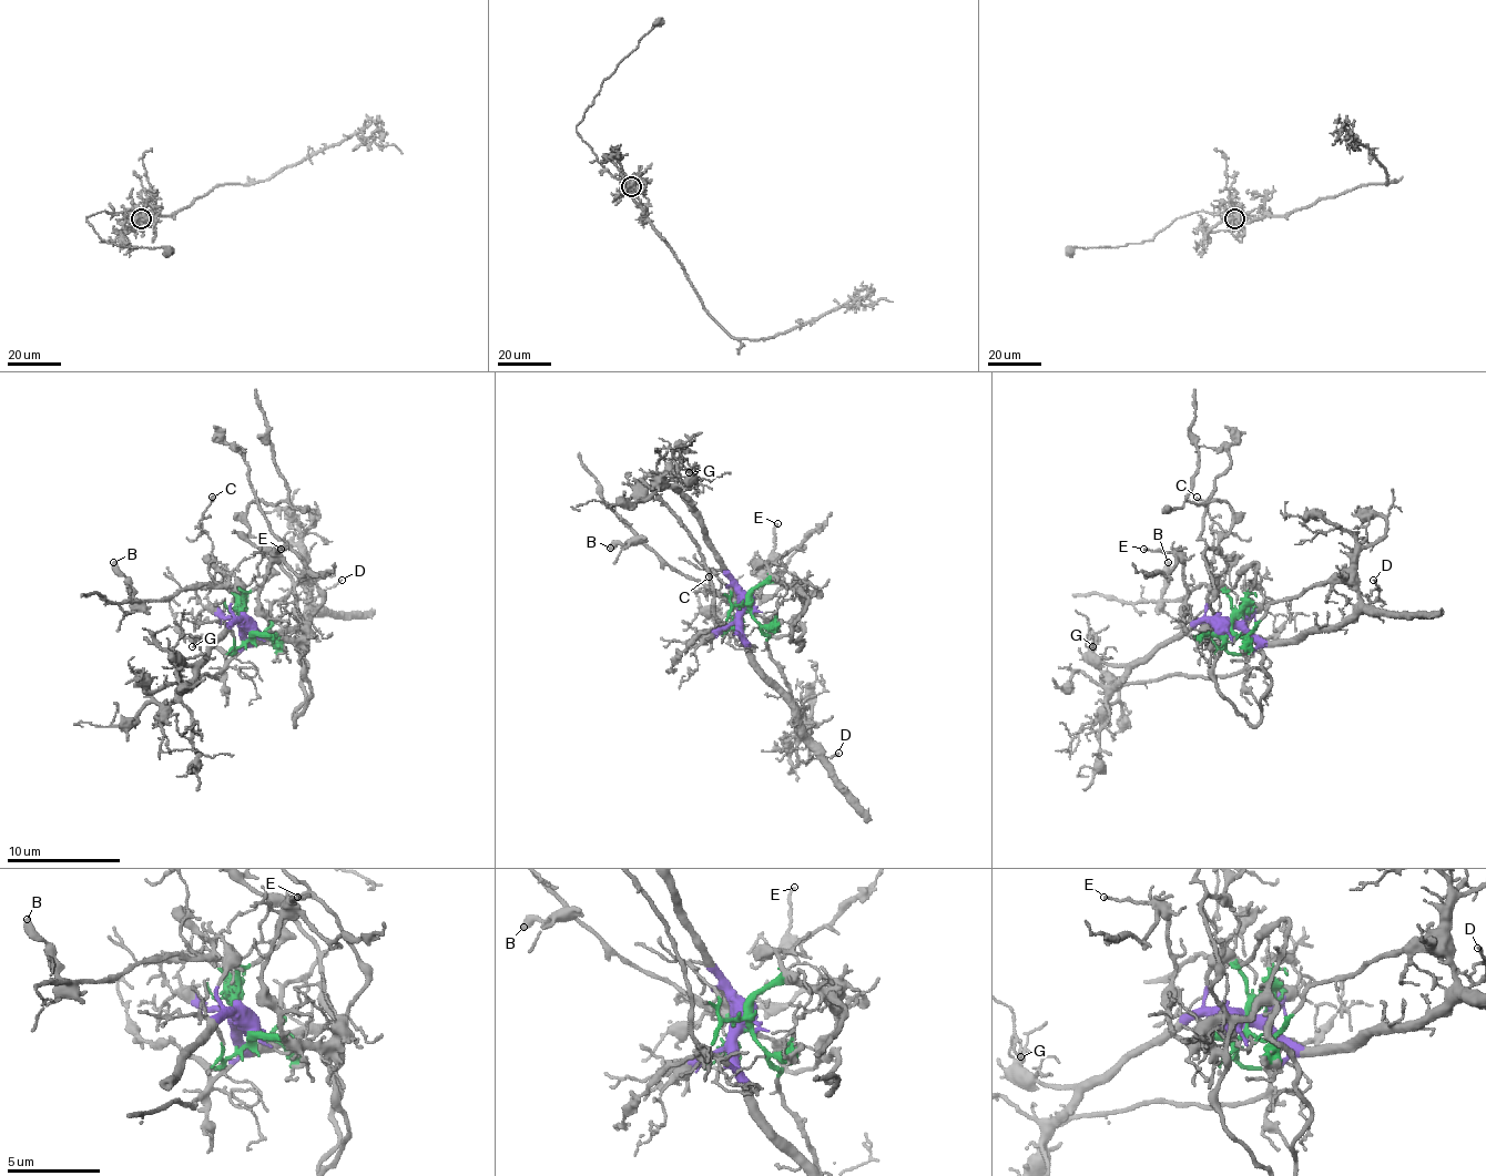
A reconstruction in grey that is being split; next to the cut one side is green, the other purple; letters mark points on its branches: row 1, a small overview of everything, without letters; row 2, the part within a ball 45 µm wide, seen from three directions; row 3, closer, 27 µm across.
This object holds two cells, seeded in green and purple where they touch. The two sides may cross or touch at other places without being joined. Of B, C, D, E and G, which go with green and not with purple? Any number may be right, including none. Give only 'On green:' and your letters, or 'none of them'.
On green: B, C, E

